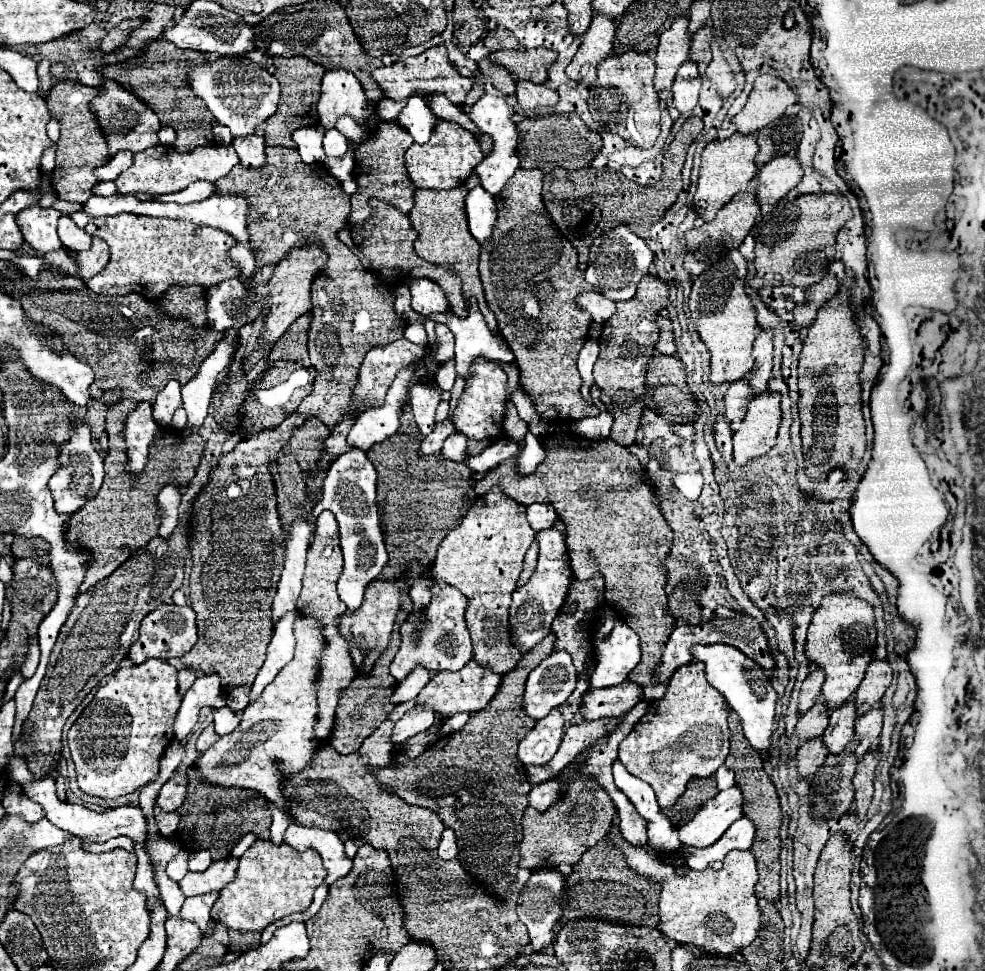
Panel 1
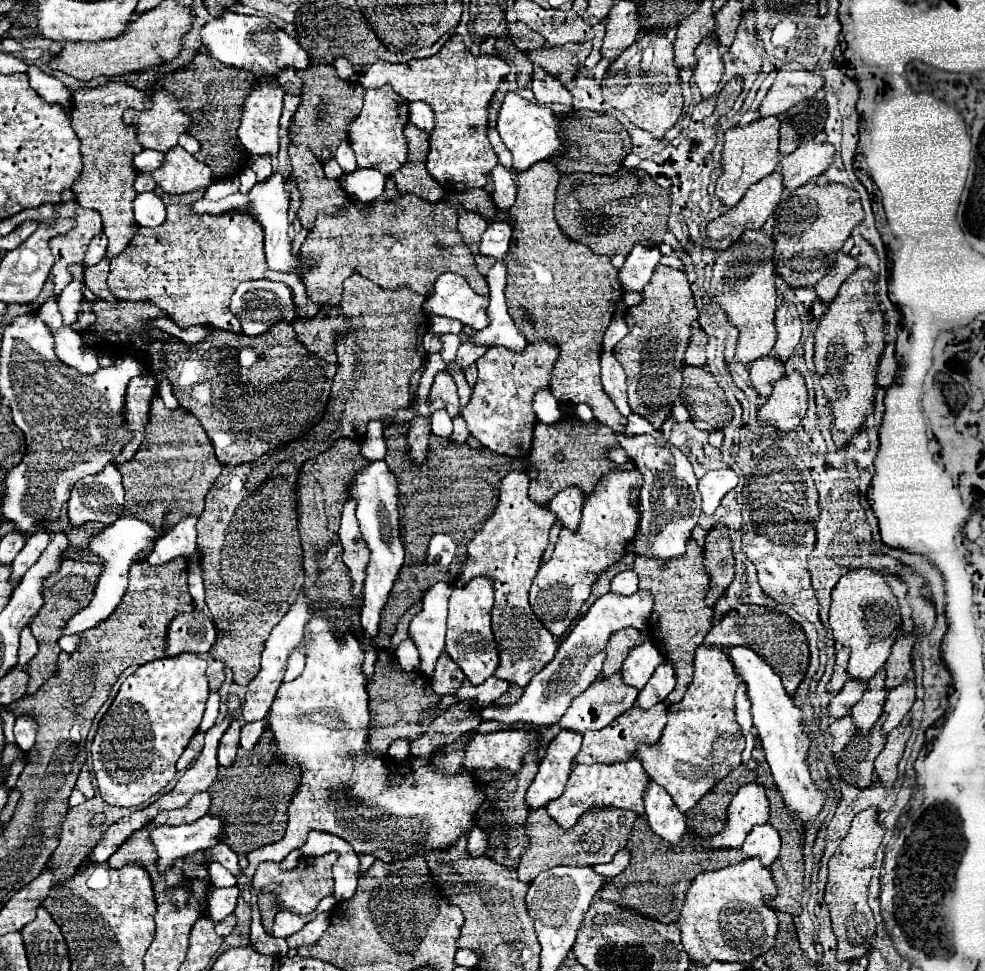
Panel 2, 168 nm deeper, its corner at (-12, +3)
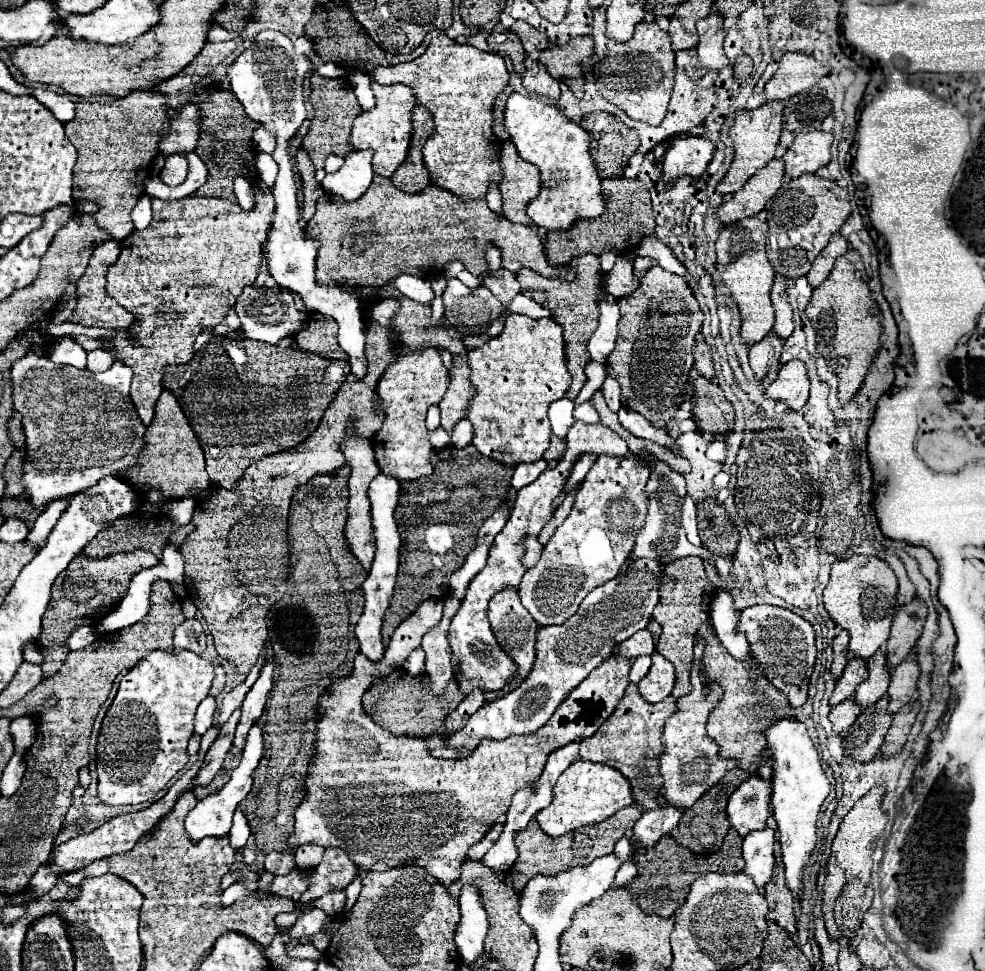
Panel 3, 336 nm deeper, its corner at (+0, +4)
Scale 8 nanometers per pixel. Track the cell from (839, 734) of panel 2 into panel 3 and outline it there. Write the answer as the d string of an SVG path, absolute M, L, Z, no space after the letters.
M845 700L843 704L831 708L831 714L829 714L829 722L833 724L833 734L841 734L845 728L849 728L855 718L859 716L861 708L855 706L853 700Z

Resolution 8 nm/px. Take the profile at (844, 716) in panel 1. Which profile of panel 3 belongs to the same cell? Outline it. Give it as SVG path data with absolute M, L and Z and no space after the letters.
M879 648L879 652L867 660L867 670L869 678L855 690L853 696L855 704L861 708L871 708L887 692L889 672L885 666L885 648Z

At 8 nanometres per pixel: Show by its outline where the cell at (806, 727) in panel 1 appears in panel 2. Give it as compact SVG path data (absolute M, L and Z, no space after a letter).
M849 679L845 683L845 687L831 699L831 705L829 705L829 715L831 719L839 719L843 715L849 713L849 709L861 699L863 691L867 689L867 683L865 681L857 681L857 679Z

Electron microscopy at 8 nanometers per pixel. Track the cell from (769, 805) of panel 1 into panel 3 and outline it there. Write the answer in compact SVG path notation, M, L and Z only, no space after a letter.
M775 862L773 880L769 880L769 884L763 890L765 890L765 898L771 906L769 912L767 912L767 920L775 920L789 934L795 934L793 894L789 892L789 888L785 884L785 874L783 874L783 864L781 862Z

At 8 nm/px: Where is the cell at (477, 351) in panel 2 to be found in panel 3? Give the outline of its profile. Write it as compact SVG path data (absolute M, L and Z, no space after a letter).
M505 268L487 276L483 280L483 286L489 288L497 296L497 300L501 300L505 306L509 306L511 300L519 294L519 282L515 280L515 274Z

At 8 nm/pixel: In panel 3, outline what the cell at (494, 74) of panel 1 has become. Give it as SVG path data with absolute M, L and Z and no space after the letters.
M495 26L495 30L489 34L487 42L491 44L493 52L503 56L505 60L509 60L513 64L513 70L517 76L523 76L523 60L525 60L525 50L517 38L517 34L501 28L501 26Z

